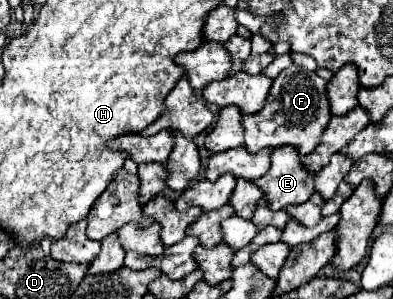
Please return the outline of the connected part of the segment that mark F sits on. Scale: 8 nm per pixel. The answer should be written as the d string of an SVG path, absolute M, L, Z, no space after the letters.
M296 64L282 70L270 88L264 108L256 114L242 116L242 124L246 130L244 146L250 148L250 152L260 152L264 148L278 148L284 144L292 144L304 154L312 152L320 144L322 134L332 118L326 94L328 94L328 80L324 80L316 72L308 72L306 68Z

